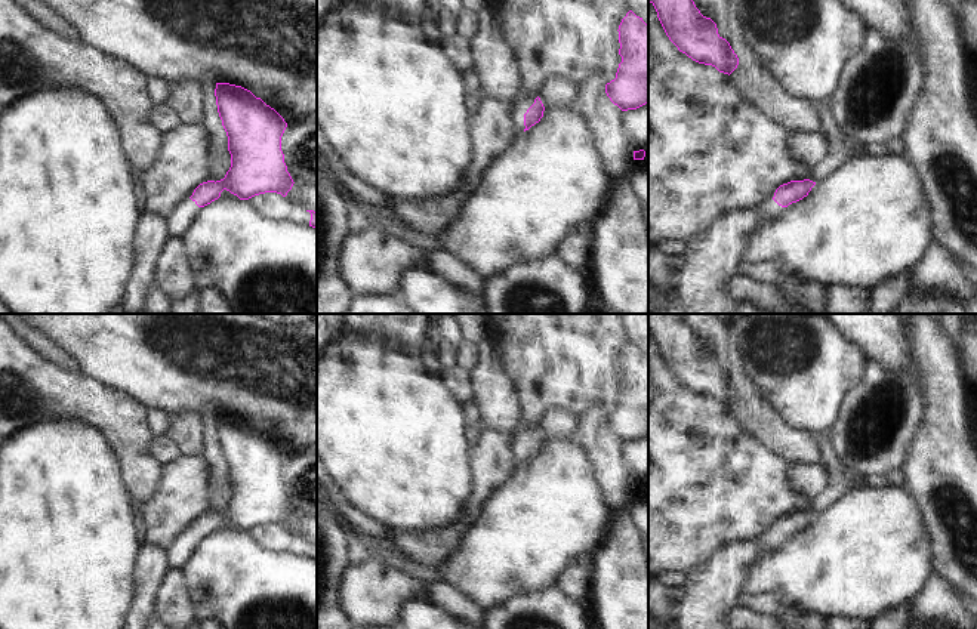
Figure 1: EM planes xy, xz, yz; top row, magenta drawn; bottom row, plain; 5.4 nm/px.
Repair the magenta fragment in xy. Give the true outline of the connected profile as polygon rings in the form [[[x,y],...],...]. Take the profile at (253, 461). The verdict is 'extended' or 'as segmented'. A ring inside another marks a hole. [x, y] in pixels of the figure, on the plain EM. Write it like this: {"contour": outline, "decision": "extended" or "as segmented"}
{"contour": [[[216,414],[215,428],[218,444],[228,468],[231,499],[224,511],[200,515],[191,528],[184,530],[170,543],[166,549],[169,570],[182,570],[200,540],[218,531],[224,521],[237,527],[240,531],[249,531],[265,524],[277,524],[286,528],[295,515],[287,503],[281,482],[281,468],[287,459],[284,450],[261,429],[256,429],[241,417]]], "decision": "extended"}

